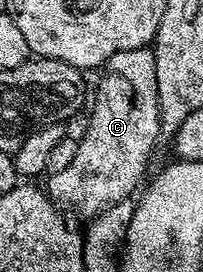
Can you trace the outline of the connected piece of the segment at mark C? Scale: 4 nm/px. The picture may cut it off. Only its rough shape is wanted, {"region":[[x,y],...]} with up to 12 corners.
{"region":[[154,54],[105,64],[70,170],[87,221],[140,190],[161,139]]}

